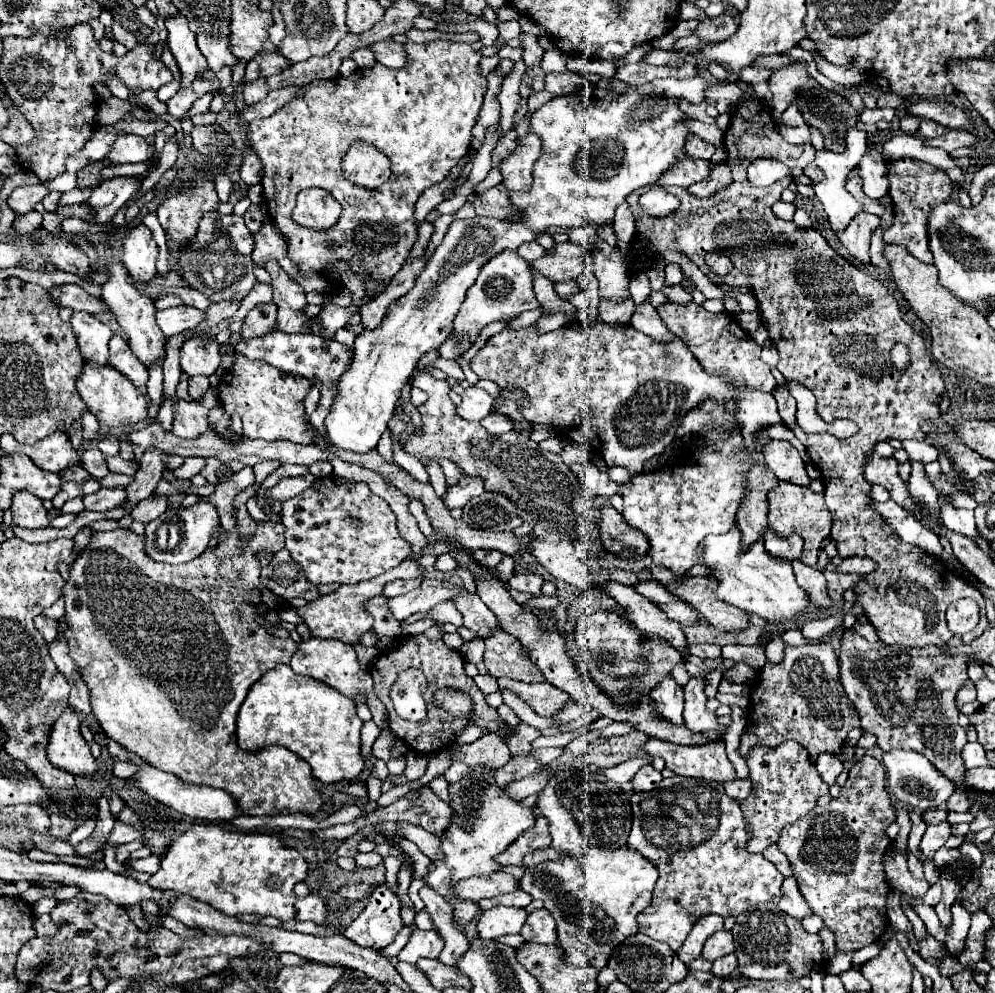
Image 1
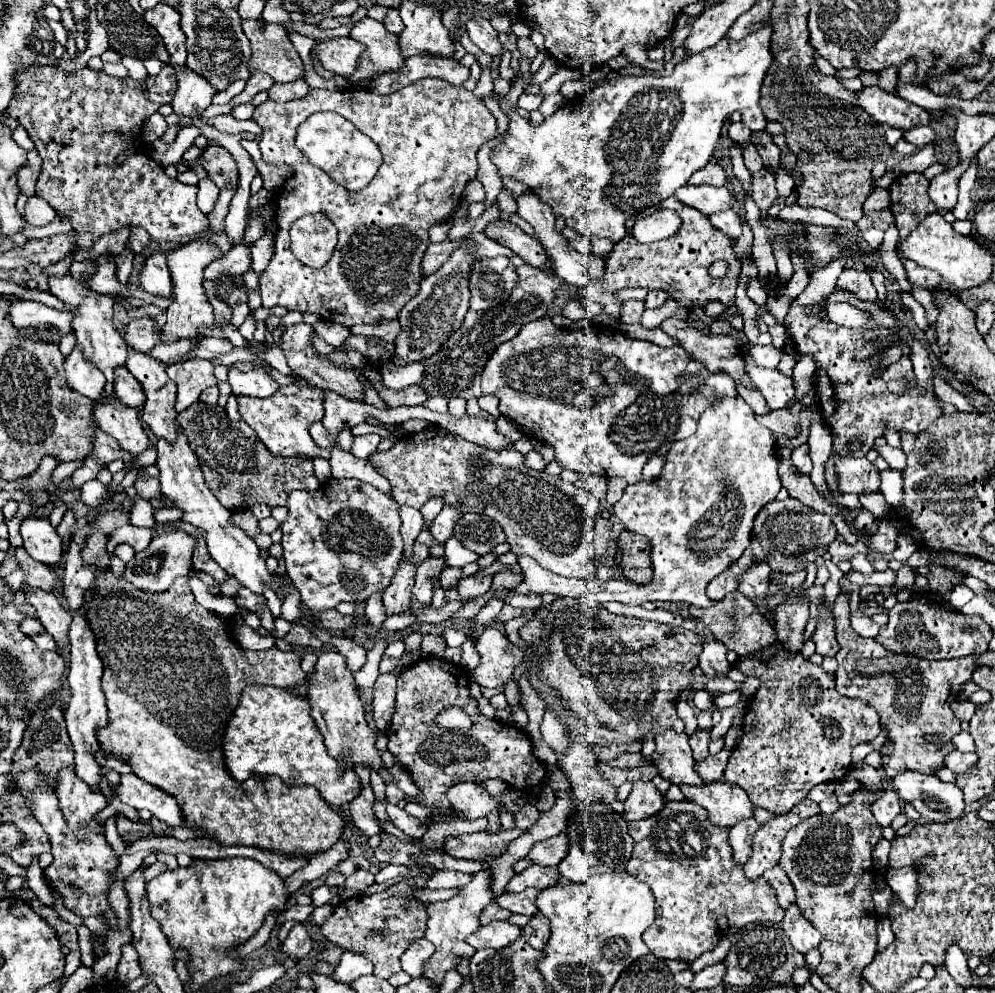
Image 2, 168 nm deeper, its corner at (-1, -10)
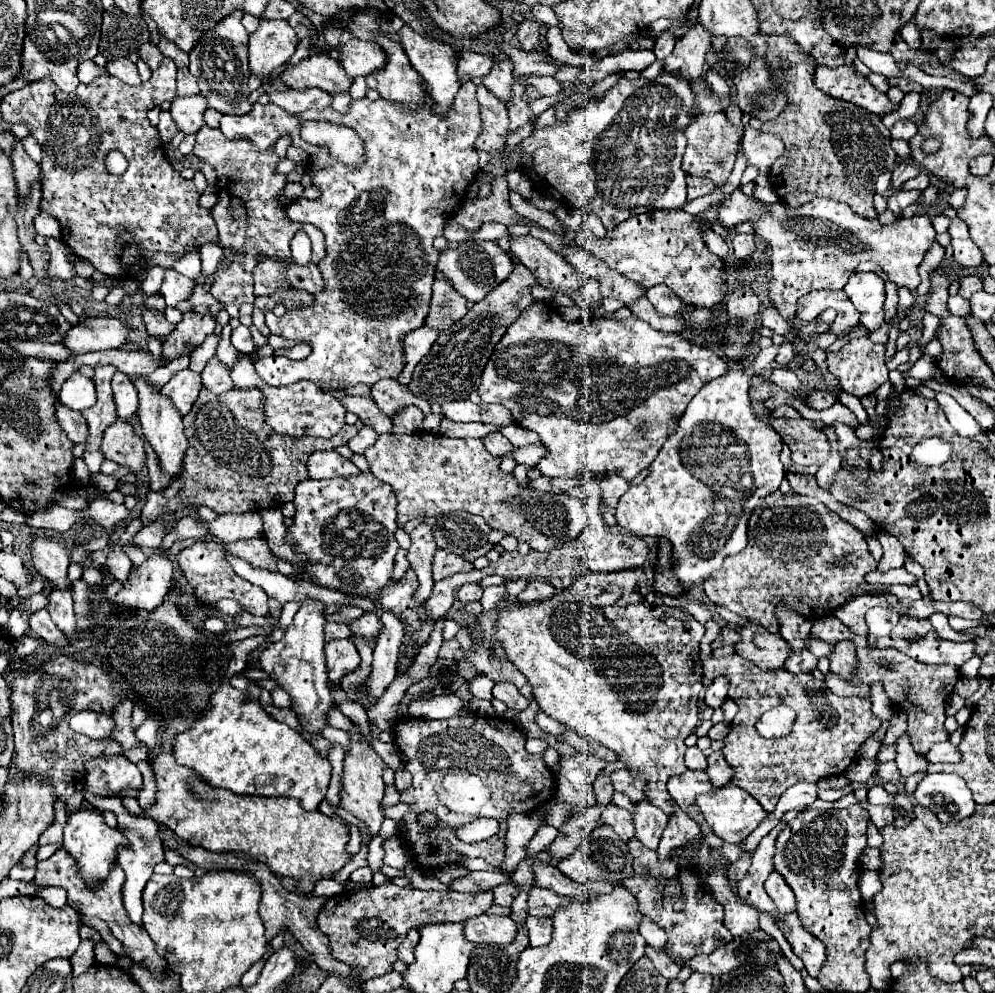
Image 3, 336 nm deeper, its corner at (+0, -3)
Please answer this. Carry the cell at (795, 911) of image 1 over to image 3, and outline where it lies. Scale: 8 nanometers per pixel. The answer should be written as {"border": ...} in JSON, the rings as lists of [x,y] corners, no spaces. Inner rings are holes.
{"border":[[[793,913],[783,915],[779,929],[783,931],[785,939],[791,943],[793,953],[805,963],[805,969],[809,971],[809,975],[817,977],[821,963],[825,959],[825,945],[819,939],[813,939],[813,935],[809,935],[809,931],[805,931],[805,927],[801,927],[801,919]]]}

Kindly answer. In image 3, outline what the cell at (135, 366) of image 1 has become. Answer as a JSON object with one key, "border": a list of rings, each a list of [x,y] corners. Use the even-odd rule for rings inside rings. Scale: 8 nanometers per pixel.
{"border":[[[117,371],[113,375],[113,381],[111,381],[111,387],[113,387],[113,395],[115,395],[115,403],[117,403],[117,415],[121,419],[129,419],[137,407],[139,407],[139,397],[137,397],[137,389],[131,381],[129,375]]]}

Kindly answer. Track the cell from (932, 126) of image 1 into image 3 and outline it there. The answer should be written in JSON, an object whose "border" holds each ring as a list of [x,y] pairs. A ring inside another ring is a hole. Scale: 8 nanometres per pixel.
{"border":[[[901,119],[893,129],[891,129],[891,137],[893,139],[911,139],[913,135],[917,135],[917,123],[913,123],[911,119]]]}

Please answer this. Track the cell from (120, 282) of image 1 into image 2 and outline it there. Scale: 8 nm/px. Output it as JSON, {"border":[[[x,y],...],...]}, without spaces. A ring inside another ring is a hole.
{"border":[[[128,350],[128,362],[126,368],[132,372],[132,376],[142,384],[146,402],[142,406],[142,420],[150,426],[152,434],[156,438],[164,438],[166,442],[174,444],[178,438],[178,422],[176,422],[176,410],[174,410],[174,402],[176,402],[176,386],[174,382],[168,378],[166,374],[166,364],[150,358],[148,354],[134,354],[134,350]]]}

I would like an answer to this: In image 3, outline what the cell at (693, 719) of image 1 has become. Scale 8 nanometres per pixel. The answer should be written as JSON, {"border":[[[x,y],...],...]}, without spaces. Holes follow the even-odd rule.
{"border":[[[689,747],[685,753],[685,763],[689,769],[707,769],[707,759],[699,747]]]}

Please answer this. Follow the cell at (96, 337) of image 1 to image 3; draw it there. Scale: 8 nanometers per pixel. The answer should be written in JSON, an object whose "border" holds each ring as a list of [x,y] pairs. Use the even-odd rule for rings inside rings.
{"border":[[[75,371],[59,391],[59,401],[75,411],[83,411],[95,405],[95,383],[81,371]]]}

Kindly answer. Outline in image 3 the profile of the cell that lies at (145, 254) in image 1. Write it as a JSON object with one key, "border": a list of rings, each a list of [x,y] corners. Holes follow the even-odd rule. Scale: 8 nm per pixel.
{"border":[[[173,267],[165,269],[165,277],[159,293],[165,297],[165,303],[169,307],[175,307],[179,301],[189,299],[191,291],[193,291],[193,281],[189,277],[177,273]]]}

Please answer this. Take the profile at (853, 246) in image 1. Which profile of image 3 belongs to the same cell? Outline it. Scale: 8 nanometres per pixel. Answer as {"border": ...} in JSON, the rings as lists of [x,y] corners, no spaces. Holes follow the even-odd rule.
{"border":[[[869,271],[869,273],[855,273],[849,283],[843,287],[855,309],[861,313],[859,323],[865,325],[869,331],[875,331],[877,327],[883,325],[885,313],[883,313],[883,303],[885,303],[885,281]]]}

